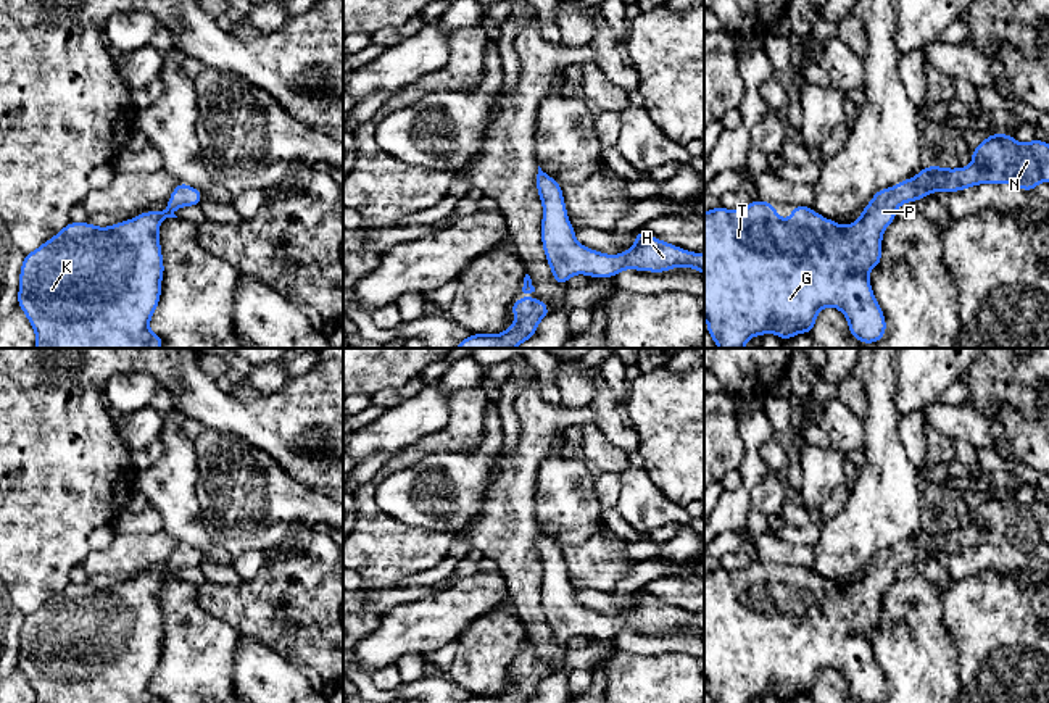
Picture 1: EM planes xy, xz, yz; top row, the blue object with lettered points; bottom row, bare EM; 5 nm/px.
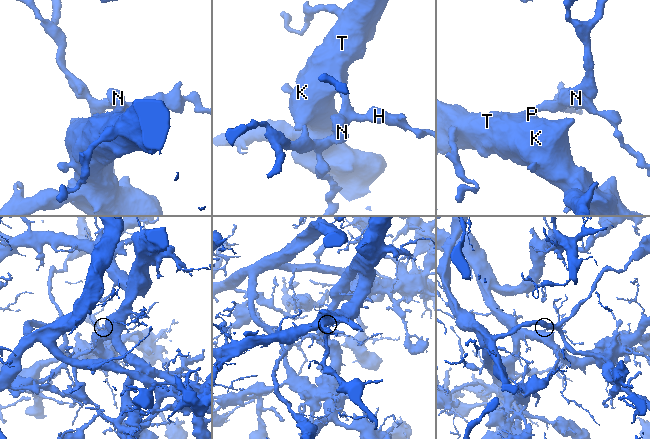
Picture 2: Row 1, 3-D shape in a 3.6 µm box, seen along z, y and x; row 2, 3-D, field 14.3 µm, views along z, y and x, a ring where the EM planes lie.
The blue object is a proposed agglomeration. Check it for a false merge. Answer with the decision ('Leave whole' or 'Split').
Leave whole

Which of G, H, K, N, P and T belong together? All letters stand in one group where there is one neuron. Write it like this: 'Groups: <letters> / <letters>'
Groups: G H K N P T

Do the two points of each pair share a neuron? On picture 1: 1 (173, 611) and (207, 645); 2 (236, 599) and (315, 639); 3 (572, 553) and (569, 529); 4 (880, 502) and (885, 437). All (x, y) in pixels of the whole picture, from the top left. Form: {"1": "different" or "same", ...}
{"1": "same", "2": "same", "3": "different", "4": "same"}

